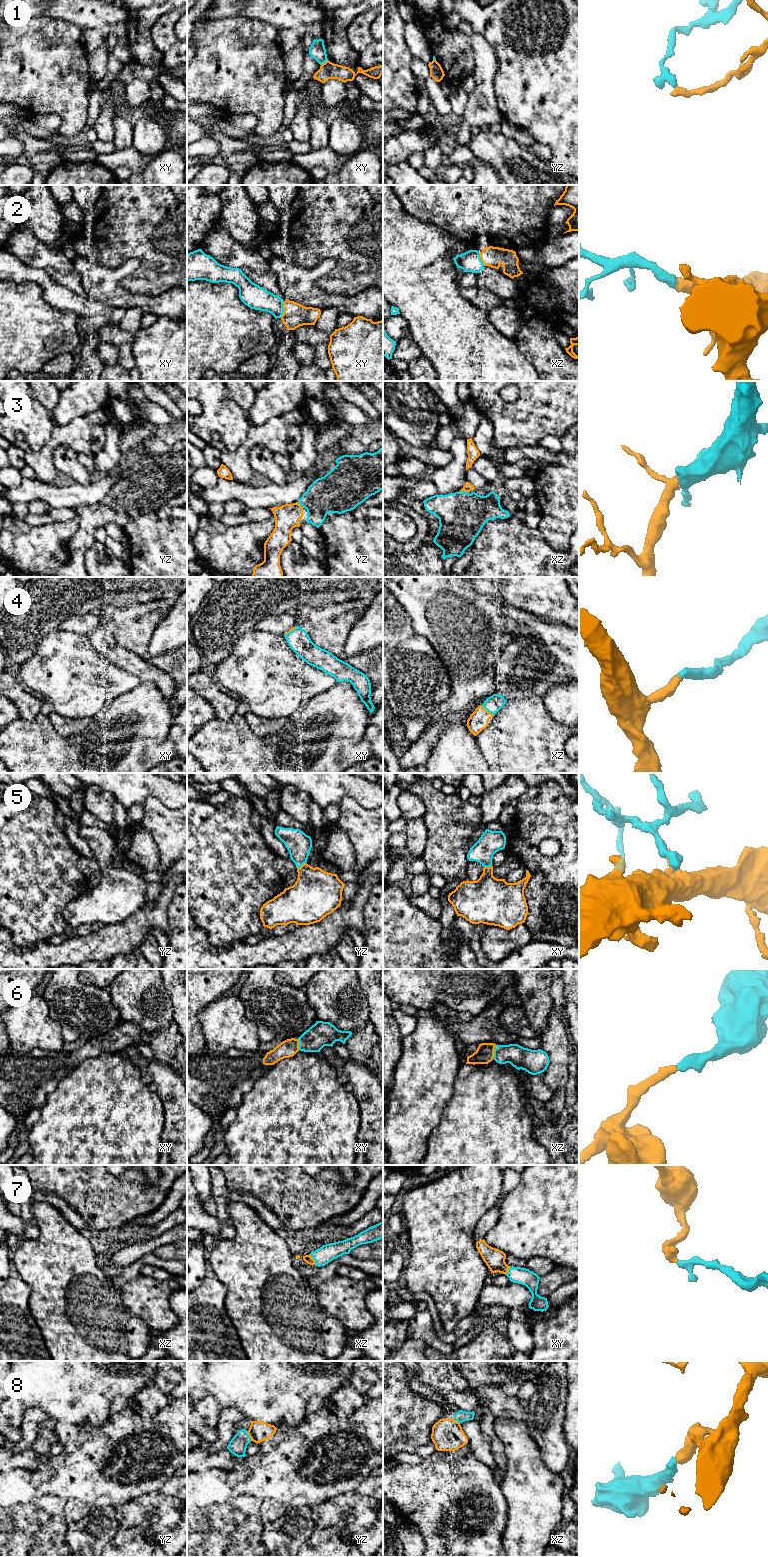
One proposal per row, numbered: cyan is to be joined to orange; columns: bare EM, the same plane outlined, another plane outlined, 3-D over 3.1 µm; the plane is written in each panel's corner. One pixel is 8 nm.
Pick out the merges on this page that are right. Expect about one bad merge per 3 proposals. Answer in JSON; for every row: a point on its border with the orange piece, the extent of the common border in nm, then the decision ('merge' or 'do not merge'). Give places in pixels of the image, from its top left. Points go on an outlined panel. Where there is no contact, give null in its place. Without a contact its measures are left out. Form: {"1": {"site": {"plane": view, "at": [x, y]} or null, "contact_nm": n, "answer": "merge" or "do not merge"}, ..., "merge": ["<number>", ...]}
{"1": {"site": {"plane": "xy", "at": [323, 63]}, "contact_nm": 80, "answer": "do not merge"}, "2": {"site": {"plane": "xy", "at": [284, 309]}, "contact_nm": 140, "answer": "merge"}, "3": {"site": {"plane": "xz", "at": [463, 490]}, "contact_nm": 70, "answer": "merge"}, "4": {"site": {"plane": "xz", "at": [486, 710]}, "contact_nm": 130, "answer": "merge"}, "5": {"site": {"plane": "yz", "at": [302, 865]}, "contact_nm": 90, "answer": "merge"}, "6": {"site": {"plane": "xz", "at": [493, 1052]}, "contact_nm": 120, "answer": "merge"}, "7": {"site": {"plane": "xz", "at": [313, 1259]}, "contact_nm": 100, "answer": "merge"}, "8": {"site": {"plane": "yz", "at": [249, 1436]}, "contact_nm": 90, "answer": "merge"}, "merge": ["2", "3", "4", "5", "6", "7", "8"]}

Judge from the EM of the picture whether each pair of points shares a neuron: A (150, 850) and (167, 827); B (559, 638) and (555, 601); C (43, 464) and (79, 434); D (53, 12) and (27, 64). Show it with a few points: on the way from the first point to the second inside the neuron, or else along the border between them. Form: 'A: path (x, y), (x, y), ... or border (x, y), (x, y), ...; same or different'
A: border (140, 825), (151, 835), (157, 847), (158, 866); different
B: border (540, 618), (550, 622), (560, 622), (568, 627); different
C: path (46, 453), (62, 435), (68, 435); same
D: border (34, 15), (61, 18), (73, 23); different

